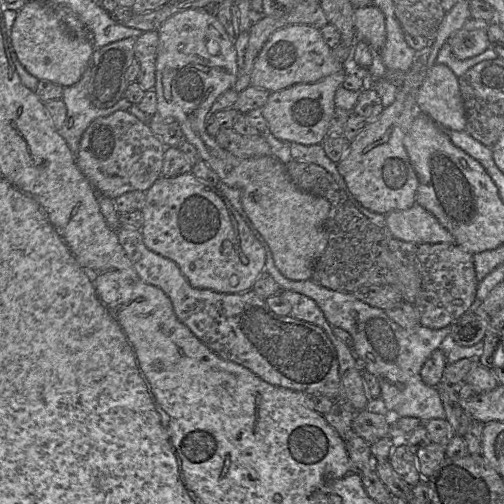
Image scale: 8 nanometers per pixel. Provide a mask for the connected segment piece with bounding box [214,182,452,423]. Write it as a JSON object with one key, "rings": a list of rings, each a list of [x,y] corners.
{"rings":[[[222,182],[214,186],[230,201],[253,235],[264,247],[266,252],[265,272],[273,277],[281,289],[294,291],[314,300],[331,327],[339,327],[350,334],[354,355],[364,360],[366,371],[373,374],[380,384],[380,401],[387,414],[393,418],[416,417],[422,423],[426,423],[431,419],[445,419],[446,413],[437,389],[426,385],[422,381],[420,371],[430,355],[439,349],[442,341],[447,336],[451,336],[452,326],[449,325],[434,330],[417,325],[410,329],[404,329],[393,322],[385,311],[369,306],[353,296],[352,293],[328,289],[318,285],[311,279],[294,281],[286,278],[275,266],[272,253],[263,236],[256,230],[245,214],[240,191]]]}

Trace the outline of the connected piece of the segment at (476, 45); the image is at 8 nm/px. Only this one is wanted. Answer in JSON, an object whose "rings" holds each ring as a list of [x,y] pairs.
{"rings":[[[470,18],[449,38],[453,54],[466,60],[483,53],[490,47],[488,38],[489,23],[482,19]]]}

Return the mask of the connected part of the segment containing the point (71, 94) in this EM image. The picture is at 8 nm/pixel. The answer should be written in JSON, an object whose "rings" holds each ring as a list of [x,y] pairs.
{"rings":[[[89,63],[81,78],[73,85],[64,87],[62,100],[67,108],[67,115],[62,128],[59,131],[71,151],[76,154],[81,137],[90,125],[98,117],[108,116],[117,110],[128,110],[132,103],[122,97],[110,108],[98,108],[90,101],[89,82],[91,69]]]}

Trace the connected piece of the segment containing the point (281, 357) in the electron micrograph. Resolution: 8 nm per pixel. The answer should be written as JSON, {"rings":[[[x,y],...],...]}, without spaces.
{"rings":[[[120,227],[117,236],[139,277],[160,288],[170,298],[178,320],[218,356],[244,366],[271,385],[311,396],[342,398],[337,352],[321,327],[275,314],[253,290],[220,293],[194,288],[175,262],[145,246],[140,230]]]}

